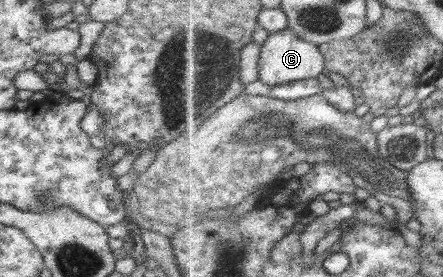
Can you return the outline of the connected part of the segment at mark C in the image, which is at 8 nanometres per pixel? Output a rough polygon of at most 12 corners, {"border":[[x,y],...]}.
{"border":[[288,27],[263,44],[260,80],[271,87],[320,77],[321,46]]}

